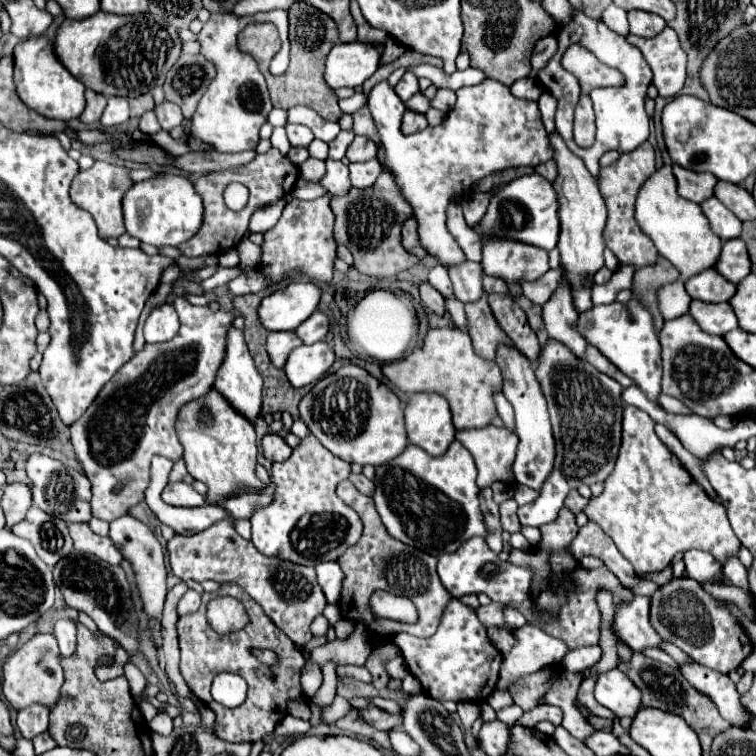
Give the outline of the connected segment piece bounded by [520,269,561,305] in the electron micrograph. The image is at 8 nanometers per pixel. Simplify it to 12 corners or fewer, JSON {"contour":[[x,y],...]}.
{"contour":[[559,269],[539,281],[522,281],[523,293],[543,305],[559,283]]}

